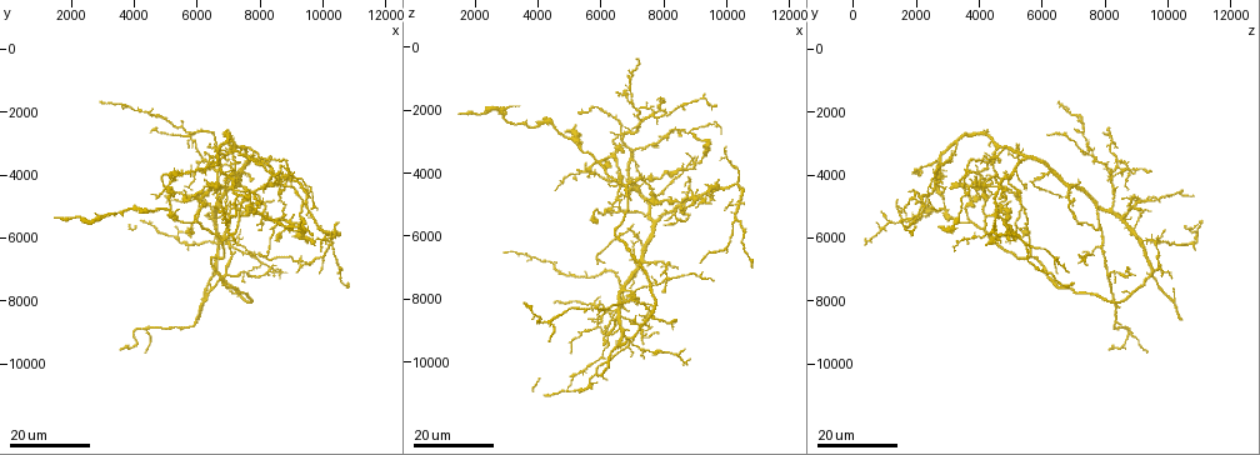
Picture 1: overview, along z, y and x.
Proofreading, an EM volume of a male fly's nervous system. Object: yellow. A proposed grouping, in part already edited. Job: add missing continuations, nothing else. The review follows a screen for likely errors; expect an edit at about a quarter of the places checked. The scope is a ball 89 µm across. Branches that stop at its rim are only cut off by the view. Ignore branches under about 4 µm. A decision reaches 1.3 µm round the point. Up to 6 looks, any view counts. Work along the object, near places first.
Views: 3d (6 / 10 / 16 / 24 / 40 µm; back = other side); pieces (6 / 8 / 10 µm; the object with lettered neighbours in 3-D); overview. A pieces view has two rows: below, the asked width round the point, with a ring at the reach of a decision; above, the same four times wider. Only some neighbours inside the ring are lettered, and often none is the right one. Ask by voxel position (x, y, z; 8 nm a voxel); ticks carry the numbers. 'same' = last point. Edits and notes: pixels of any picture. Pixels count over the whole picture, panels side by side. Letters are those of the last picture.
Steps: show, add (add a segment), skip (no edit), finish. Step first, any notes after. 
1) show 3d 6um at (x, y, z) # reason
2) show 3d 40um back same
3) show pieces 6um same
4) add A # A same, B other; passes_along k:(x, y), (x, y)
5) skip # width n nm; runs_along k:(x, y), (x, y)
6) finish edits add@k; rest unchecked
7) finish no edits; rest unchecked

show 3d 16um at (9700, 6300, 4300) # an open end

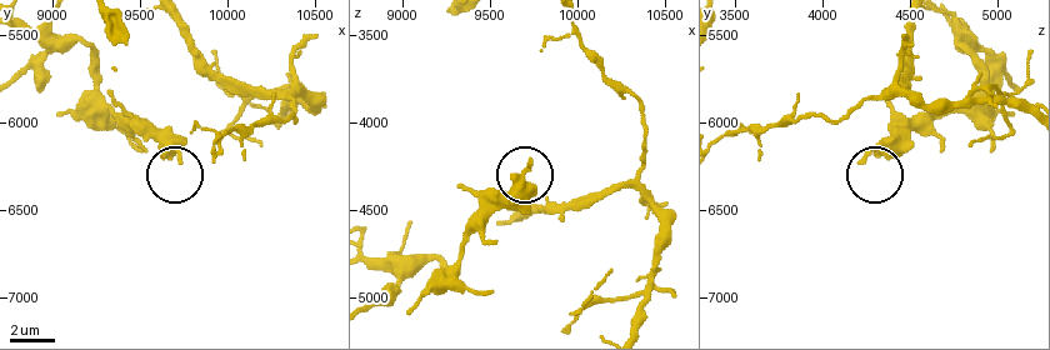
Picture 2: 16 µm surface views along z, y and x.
show pieces 10um at (9720, 6200, 4240) # see the neighbours

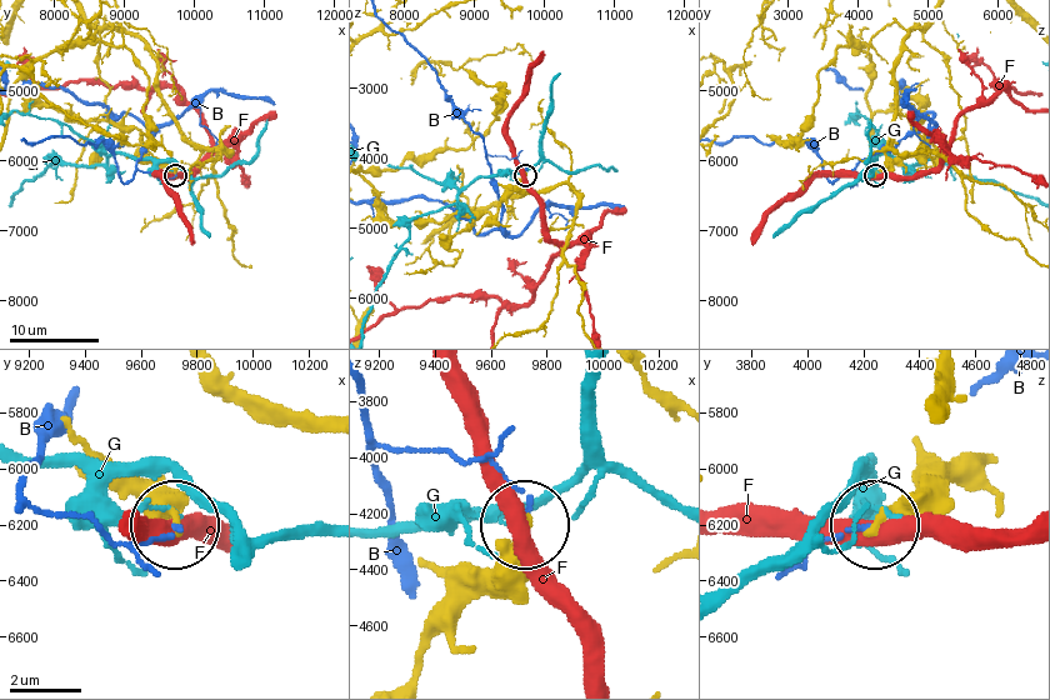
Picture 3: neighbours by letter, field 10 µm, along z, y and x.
skip # B other, F other, G other; runs_along 3:(411, 676), (435, 623), (525, 526); none of them fits

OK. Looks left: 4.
show 3d 16um at (9000, 4400, 3600) # end of a long branch

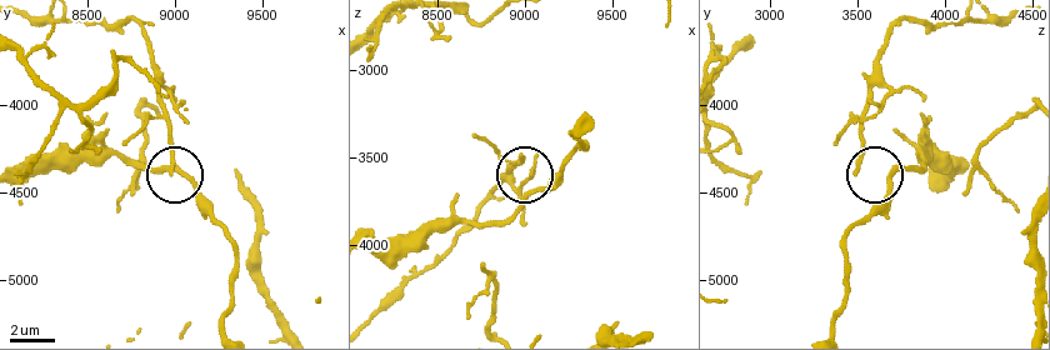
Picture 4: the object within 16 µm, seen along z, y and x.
show 3d 6um at (8980, 4400, 3480)

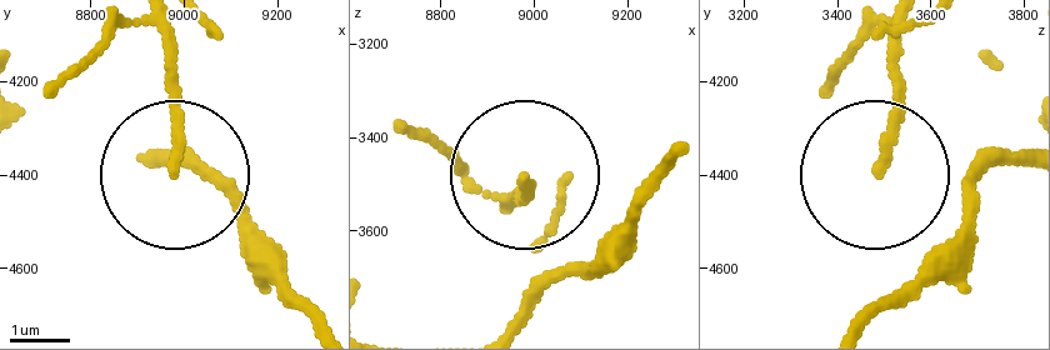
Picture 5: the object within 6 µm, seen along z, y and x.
show pieces 8um at (8985, 4385, 3490)

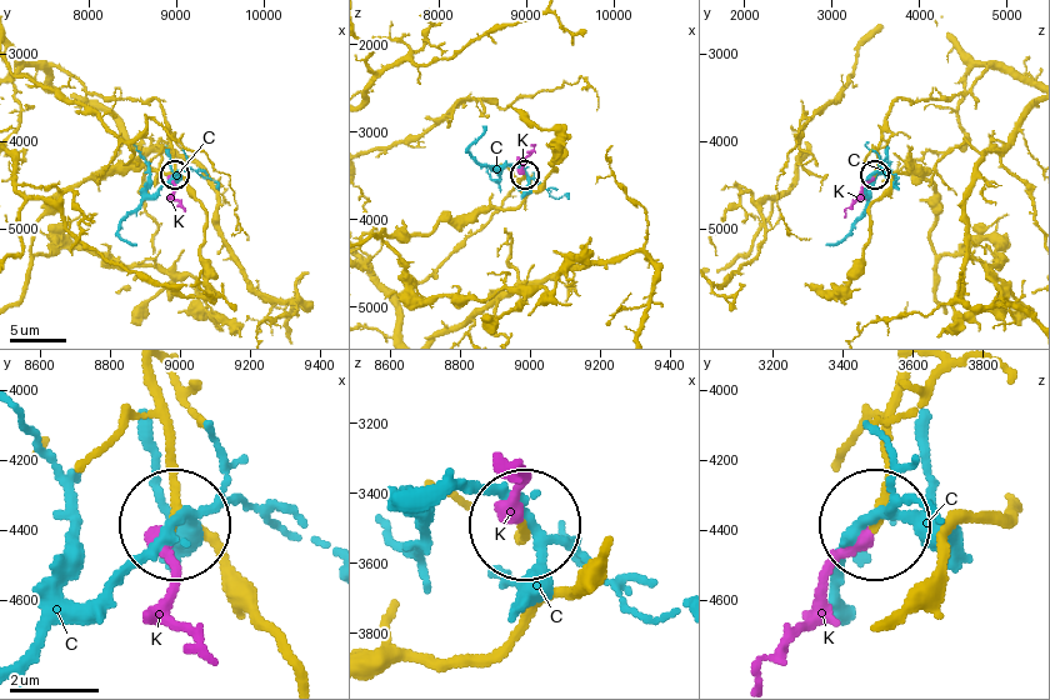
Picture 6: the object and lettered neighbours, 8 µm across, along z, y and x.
add K # C other, K same; passes_along 6:(156, 405), (175, 491), (164, 548), (186, 625); it goes on there

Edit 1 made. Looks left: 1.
finish edits add@6; rest unchecked

